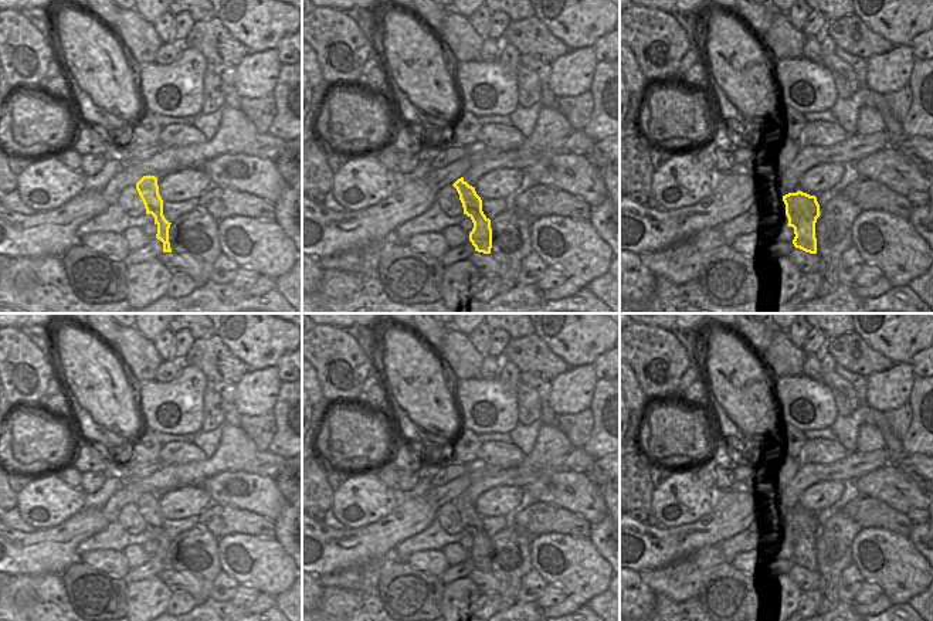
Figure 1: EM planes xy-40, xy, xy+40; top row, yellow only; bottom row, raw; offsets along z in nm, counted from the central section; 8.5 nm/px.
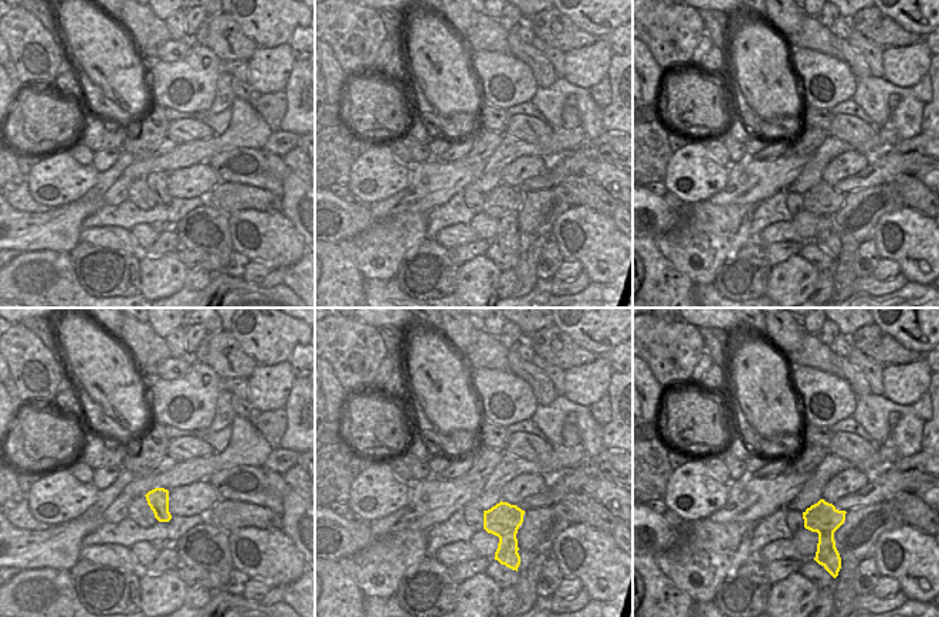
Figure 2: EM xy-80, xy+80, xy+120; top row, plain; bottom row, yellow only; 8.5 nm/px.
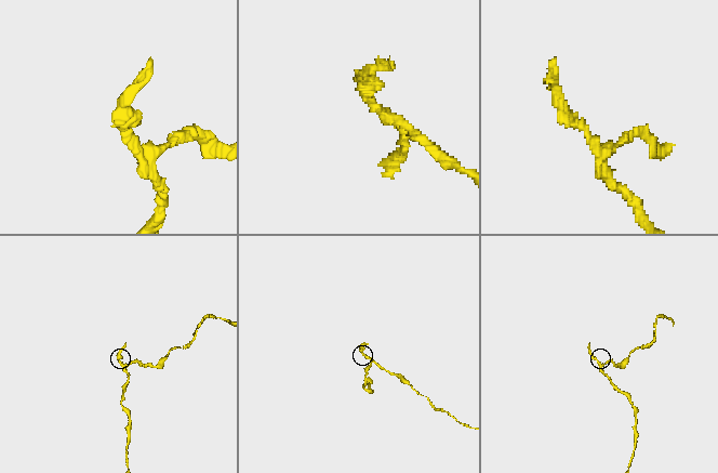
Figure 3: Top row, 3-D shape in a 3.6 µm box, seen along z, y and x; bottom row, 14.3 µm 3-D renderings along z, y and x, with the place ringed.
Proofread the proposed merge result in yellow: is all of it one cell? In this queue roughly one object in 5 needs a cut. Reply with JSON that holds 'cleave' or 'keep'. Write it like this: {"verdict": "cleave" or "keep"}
{"verdict": "cleave"}

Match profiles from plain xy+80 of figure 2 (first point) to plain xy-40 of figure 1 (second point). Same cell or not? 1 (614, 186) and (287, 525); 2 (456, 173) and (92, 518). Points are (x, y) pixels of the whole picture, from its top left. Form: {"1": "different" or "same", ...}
{"1": "different", "2": "same"}

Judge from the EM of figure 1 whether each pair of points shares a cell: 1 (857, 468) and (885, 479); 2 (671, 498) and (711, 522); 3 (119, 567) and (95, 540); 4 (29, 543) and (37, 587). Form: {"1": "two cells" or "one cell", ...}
{"1": "two cells", "2": "two cells", "3": "two cells", "4": "two cells"}

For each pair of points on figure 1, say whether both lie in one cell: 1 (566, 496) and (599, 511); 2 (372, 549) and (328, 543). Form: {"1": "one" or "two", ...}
{"1": "one", "2": "one"}

